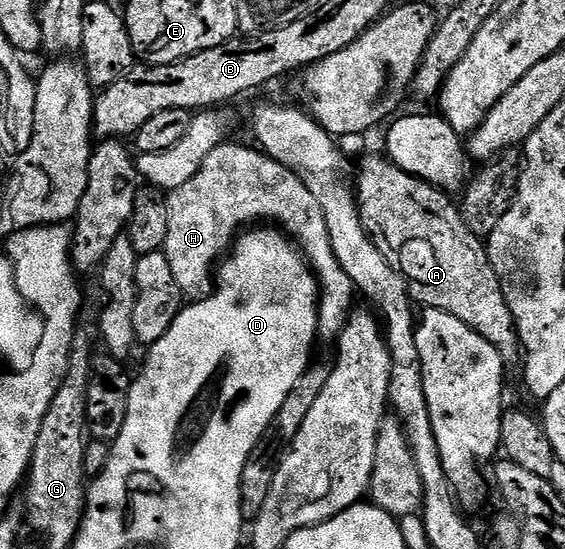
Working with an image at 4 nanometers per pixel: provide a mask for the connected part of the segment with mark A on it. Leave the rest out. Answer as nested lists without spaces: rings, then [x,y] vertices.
[[[368,154],[361,160],[360,166],[358,162],[358,177],[355,179],[356,184],[356,201],[360,203],[360,219],[363,221],[368,235],[372,237],[372,242],[386,256],[386,260],[390,263],[398,273],[404,277],[408,285],[408,295],[412,297],[413,303],[419,304],[421,307],[429,310],[441,310],[442,312],[450,312],[450,316],[458,316],[458,320],[462,320],[462,324],[466,324],[470,328],[474,328],[474,332],[478,332],[478,336],[482,336],[486,340],[490,340],[490,344],[494,344],[494,348],[502,356],[505,367],[519,367],[522,362],[522,351],[520,348],[520,333],[516,331],[516,321],[510,312],[510,304],[506,304],[506,296],[502,292],[502,284],[498,280],[498,276],[494,272],[494,268],[488,259],[488,247],[485,239],[479,234],[475,234],[468,227],[464,219],[461,207],[451,202],[453,200],[444,190],[437,186],[432,186],[426,180],[419,178],[405,168],[403,165],[395,166],[388,158],[383,158],[380,154]]]

